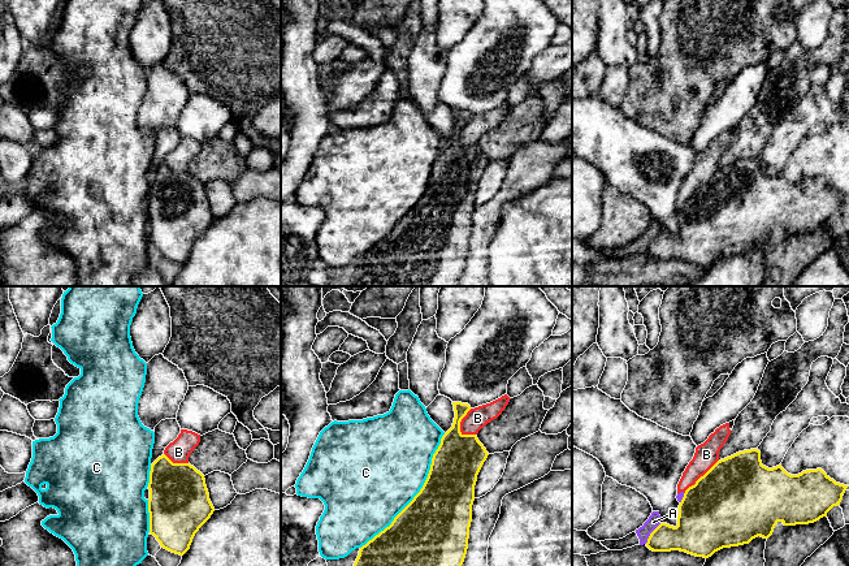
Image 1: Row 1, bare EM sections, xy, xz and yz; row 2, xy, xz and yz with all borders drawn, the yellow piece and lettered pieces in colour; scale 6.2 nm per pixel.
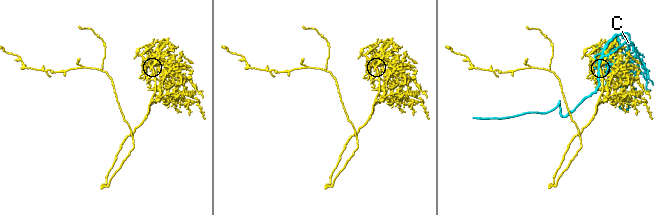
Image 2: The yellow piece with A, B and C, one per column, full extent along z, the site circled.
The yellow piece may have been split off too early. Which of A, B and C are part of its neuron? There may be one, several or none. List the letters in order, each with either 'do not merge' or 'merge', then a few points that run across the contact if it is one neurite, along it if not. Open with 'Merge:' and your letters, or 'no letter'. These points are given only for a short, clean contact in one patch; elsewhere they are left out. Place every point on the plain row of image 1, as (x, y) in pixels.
Merge: no letter
A: do not merge
B: do not merge; line xz (471, 117), (460, 130), (462, 143)
C: do not merge

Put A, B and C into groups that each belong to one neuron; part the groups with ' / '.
A B / C

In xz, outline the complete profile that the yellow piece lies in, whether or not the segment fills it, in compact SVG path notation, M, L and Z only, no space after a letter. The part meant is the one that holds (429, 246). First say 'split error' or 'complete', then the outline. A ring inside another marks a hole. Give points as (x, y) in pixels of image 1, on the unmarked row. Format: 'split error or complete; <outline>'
complete; M452 111L452 113L455 120L452 135L442 144L441 152L433 163L423 196L389 236L360 256L351 286L458 286L468 258L475 194L489 161L476 143L460 141L460 130L471 115L462 111Z

